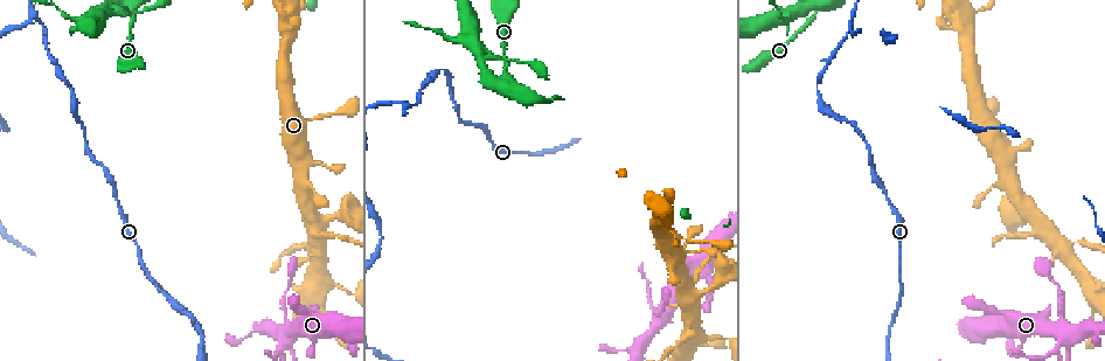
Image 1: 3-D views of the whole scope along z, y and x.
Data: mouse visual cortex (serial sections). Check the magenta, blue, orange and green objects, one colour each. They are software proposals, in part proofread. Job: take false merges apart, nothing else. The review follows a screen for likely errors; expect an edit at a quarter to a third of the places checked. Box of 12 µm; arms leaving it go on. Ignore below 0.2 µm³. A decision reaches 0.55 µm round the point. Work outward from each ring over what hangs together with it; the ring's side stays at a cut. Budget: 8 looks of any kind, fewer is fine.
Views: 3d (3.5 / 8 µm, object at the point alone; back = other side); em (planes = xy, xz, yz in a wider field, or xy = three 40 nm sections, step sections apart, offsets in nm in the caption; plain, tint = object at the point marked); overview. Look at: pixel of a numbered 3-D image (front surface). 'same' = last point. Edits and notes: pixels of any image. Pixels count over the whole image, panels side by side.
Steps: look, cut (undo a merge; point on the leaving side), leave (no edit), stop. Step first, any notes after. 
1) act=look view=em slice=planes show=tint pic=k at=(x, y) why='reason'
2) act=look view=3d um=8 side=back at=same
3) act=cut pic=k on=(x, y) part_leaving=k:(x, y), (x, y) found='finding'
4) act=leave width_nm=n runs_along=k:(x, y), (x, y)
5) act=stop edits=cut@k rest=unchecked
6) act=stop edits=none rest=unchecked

act=look view=3d um=8 pic=1 at=(43, 26)

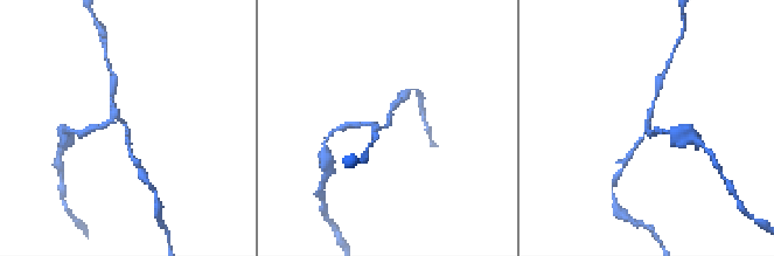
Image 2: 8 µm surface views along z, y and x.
act=look view=3d um=3.5 pic=2 at=(386, 124) why='closer look'

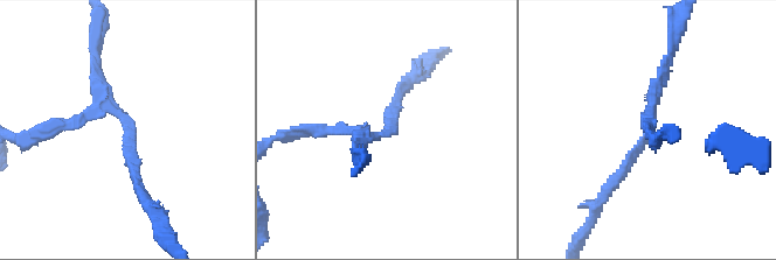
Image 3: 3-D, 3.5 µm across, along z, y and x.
act=cut pic=3 on=(60, 127) part_leaving=3:(104, 110), (90, 110), (25, 142) found='a second cell is stuck on'

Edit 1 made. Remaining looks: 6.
act=look view=overview

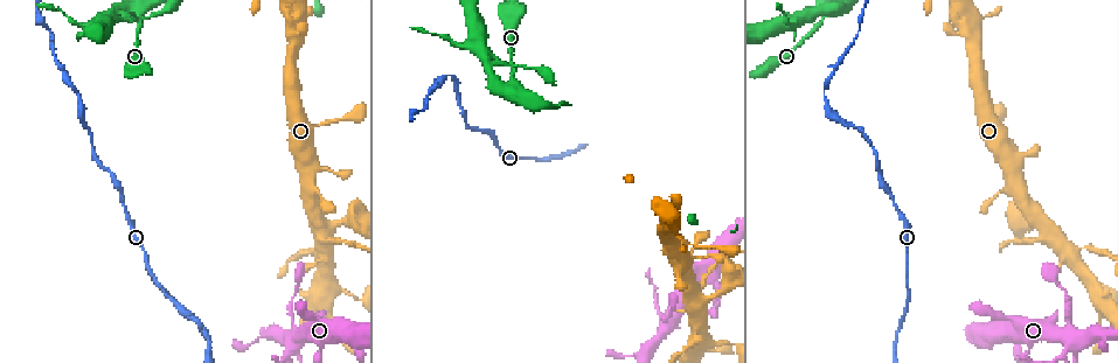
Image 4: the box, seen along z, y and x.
act=look view=3d um=3.5 side=back pic=4 at=(141, 24) why='calibre changes'

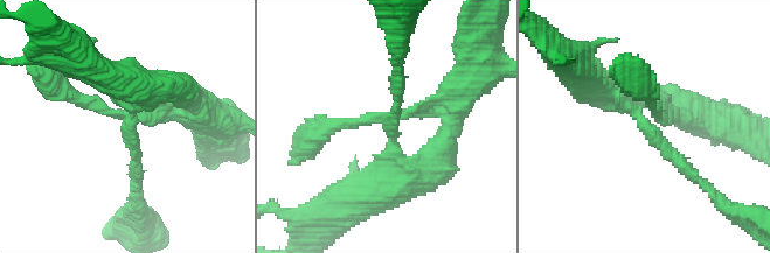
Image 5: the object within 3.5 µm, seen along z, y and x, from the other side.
act=look view=em slice=xy step=3 show=tint pic=5 at=(389, 126)

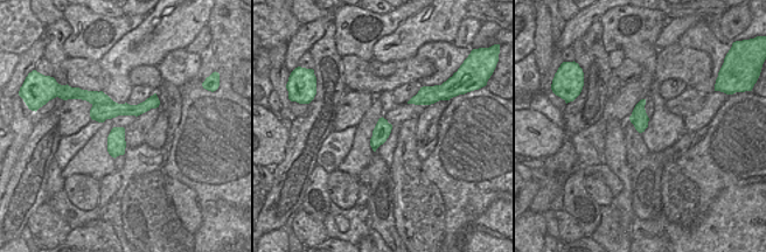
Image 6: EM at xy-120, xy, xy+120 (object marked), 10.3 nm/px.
act=leave runs_along=5:(700, 183), (604, 86) found='all the same cell'

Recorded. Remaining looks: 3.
act=look view=3d um=3.5 pic=4 at=(1068, 335) why='thin arm on a thick one'

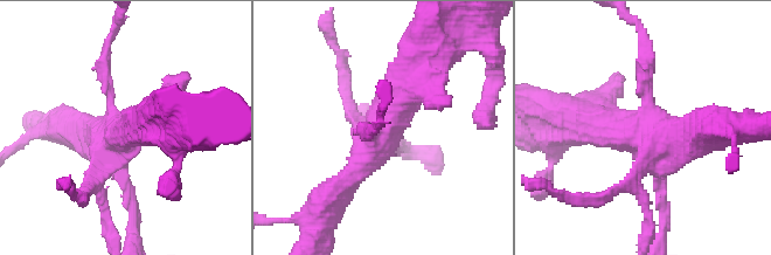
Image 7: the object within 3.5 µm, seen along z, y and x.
act=look view=em slice=xy step=3 show=plain pic=7 at=(648, 131)

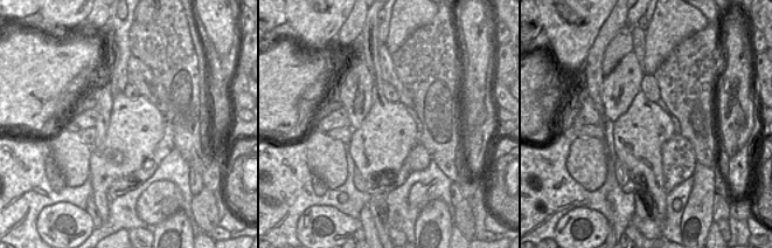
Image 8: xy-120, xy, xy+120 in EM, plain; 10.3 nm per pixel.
act=look view=em slice=xy step=3 show=tint at=same why='with the object marked'

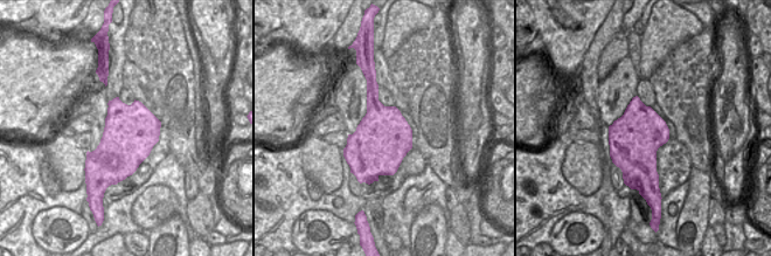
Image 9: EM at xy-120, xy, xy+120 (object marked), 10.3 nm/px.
act=leave width_nm=600 runs_along=7:(414, 68), (381, 137), (334, 194) found='continuous, no second cell'

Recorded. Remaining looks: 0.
act=stop edits=cut@3 rest=unchecked

